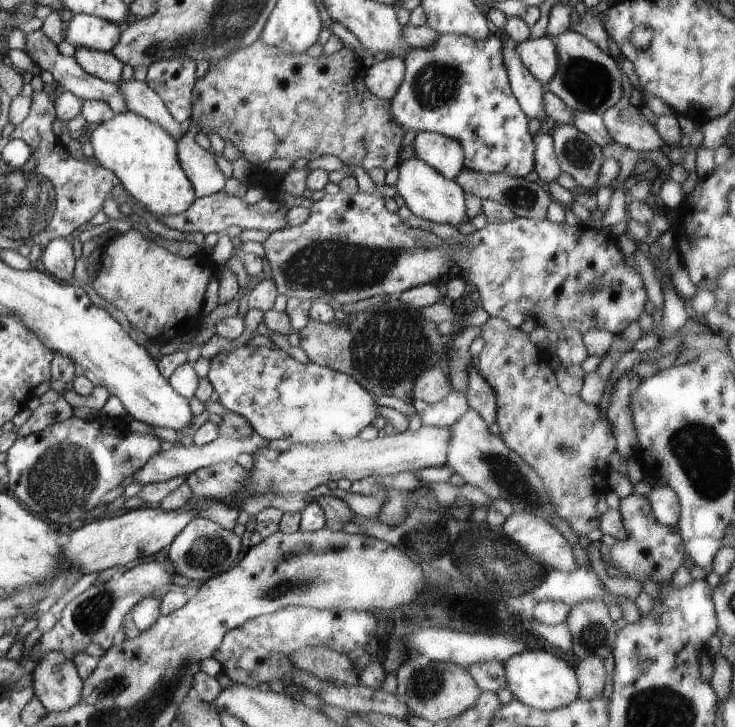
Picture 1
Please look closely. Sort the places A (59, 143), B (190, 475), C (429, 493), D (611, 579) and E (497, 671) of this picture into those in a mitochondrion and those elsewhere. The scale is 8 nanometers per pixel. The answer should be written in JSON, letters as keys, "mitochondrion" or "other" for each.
{"A":"other","B":"other","C":"other","D":"other","E":"other"}

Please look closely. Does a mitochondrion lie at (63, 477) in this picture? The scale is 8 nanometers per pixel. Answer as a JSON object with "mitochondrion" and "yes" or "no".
{"mitochondrion":"yes"}

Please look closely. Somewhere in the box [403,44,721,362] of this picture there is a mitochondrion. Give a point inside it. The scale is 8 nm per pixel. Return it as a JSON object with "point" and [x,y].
{"point":[591,84]}

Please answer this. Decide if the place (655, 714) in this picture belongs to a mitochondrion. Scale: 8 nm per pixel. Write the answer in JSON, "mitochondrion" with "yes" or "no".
{"mitochondrion":"yes"}

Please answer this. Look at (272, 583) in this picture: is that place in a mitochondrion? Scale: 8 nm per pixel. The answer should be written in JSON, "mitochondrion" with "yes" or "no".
{"mitochondrion":"yes"}

